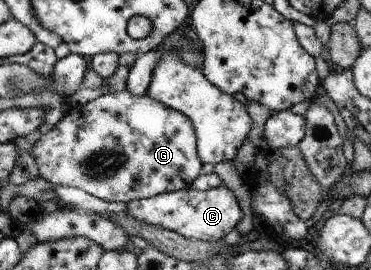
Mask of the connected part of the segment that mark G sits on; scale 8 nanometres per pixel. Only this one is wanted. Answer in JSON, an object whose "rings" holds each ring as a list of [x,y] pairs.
{"rings":[[[127,89],[107,93],[67,112],[33,145],[32,156],[39,176],[54,186],[75,187],[108,203],[129,203],[161,193],[193,188],[193,181],[201,174],[199,147],[192,119],[149,95],[132,95]]]}

